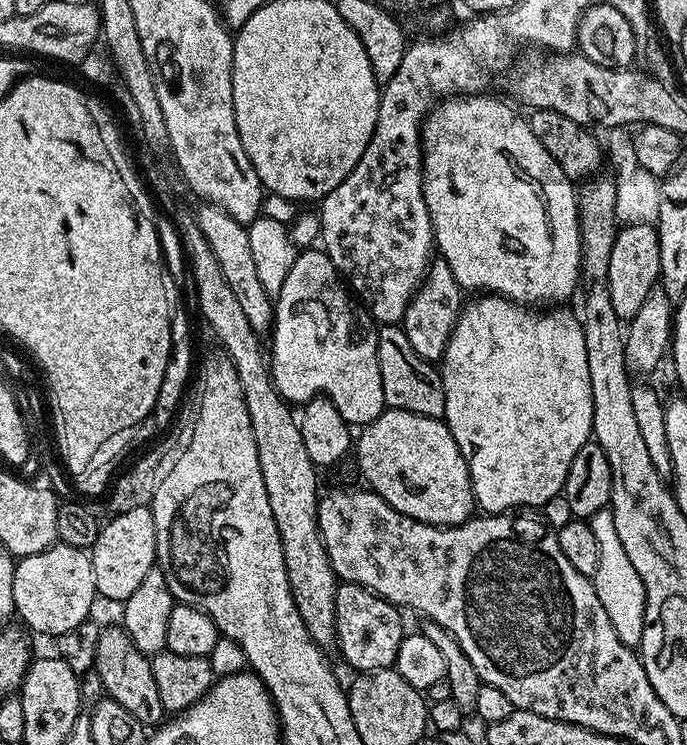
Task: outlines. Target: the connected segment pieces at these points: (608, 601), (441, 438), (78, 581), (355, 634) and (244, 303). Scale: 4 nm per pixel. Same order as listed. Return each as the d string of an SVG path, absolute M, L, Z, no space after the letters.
M611 518L593 519L591 526L594 538L598 538L598 574L594 577L598 602L602 602L606 615L610 617L610 626L614 626L614 634L618 634L624 644L638 646L642 642L644 629L642 578L638 578L638 570L630 566L630 558L626 558L626 550L622 550L622 542L618 542L618 530L614 530Z
M388 408L374 422L363 425L359 429L358 435L354 440L354 456L356 452L356 464L360 467L360 472L364 475L364 480L369 489L380 496L391 508L414 518L423 524L438 524L442 528L452 528L455 524L465 524L466 521L473 519L474 509L476 508L476 499L472 493L472 483L470 482L470 470L466 458L462 458L462 450L458 450L458 442L454 442L454 434L450 434L447 424L443 419L434 416L419 416L406 410L397 408Z
M59 542L38 554L16 560L14 570L14 612L44 636L55 638L74 630L89 619L92 603L98 600L91 555L83 548Z
M357 584L336 585L334 614L336 615L335 647L340 647L344 660L357 673L391 668L398 658L398 646L406 634L401 609L386 598Z
M201 203L199 207L200 209L195 209L194 212L196 225L202 230L202 234L206 234L206 242L210 242L210 250L214 250L214 258L218 258L218 266L222 266L222 275L225 276L230 291L234 294L234 298L238 298L242 310L246 313L246 319L250 321L250 326L254 328L256 333L267 333L271 329L274 319L274 300L269 296L266 288L262 286L262 278L258 278L258 265L254 262L254 253L250 250L247 227L234 222L234 218L230 218L230 214L226 214L218 206Z

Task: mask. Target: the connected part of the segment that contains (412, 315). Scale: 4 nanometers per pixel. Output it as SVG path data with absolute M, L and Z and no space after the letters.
M443 258L435 259L429 265L429 270L420 290L415 293L406 308L406 314L401 320L401 327L410 338L410 346L423 360L439 362L444 359L446 344L450 342L450 334L457 324L460 310L464 305L463 289L454 278L453 271Z

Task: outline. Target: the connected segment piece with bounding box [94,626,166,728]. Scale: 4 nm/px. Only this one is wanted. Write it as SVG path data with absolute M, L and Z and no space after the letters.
M101 627L94 672L100 677L107 699L130 710L130 714L134 714L134 718L138 718L138 722L142 722L144 727L156 728L164 722L166 713L158 695L158 686L155 685L151 661L145 653L138 650L138 646L134 646L123 627Z

